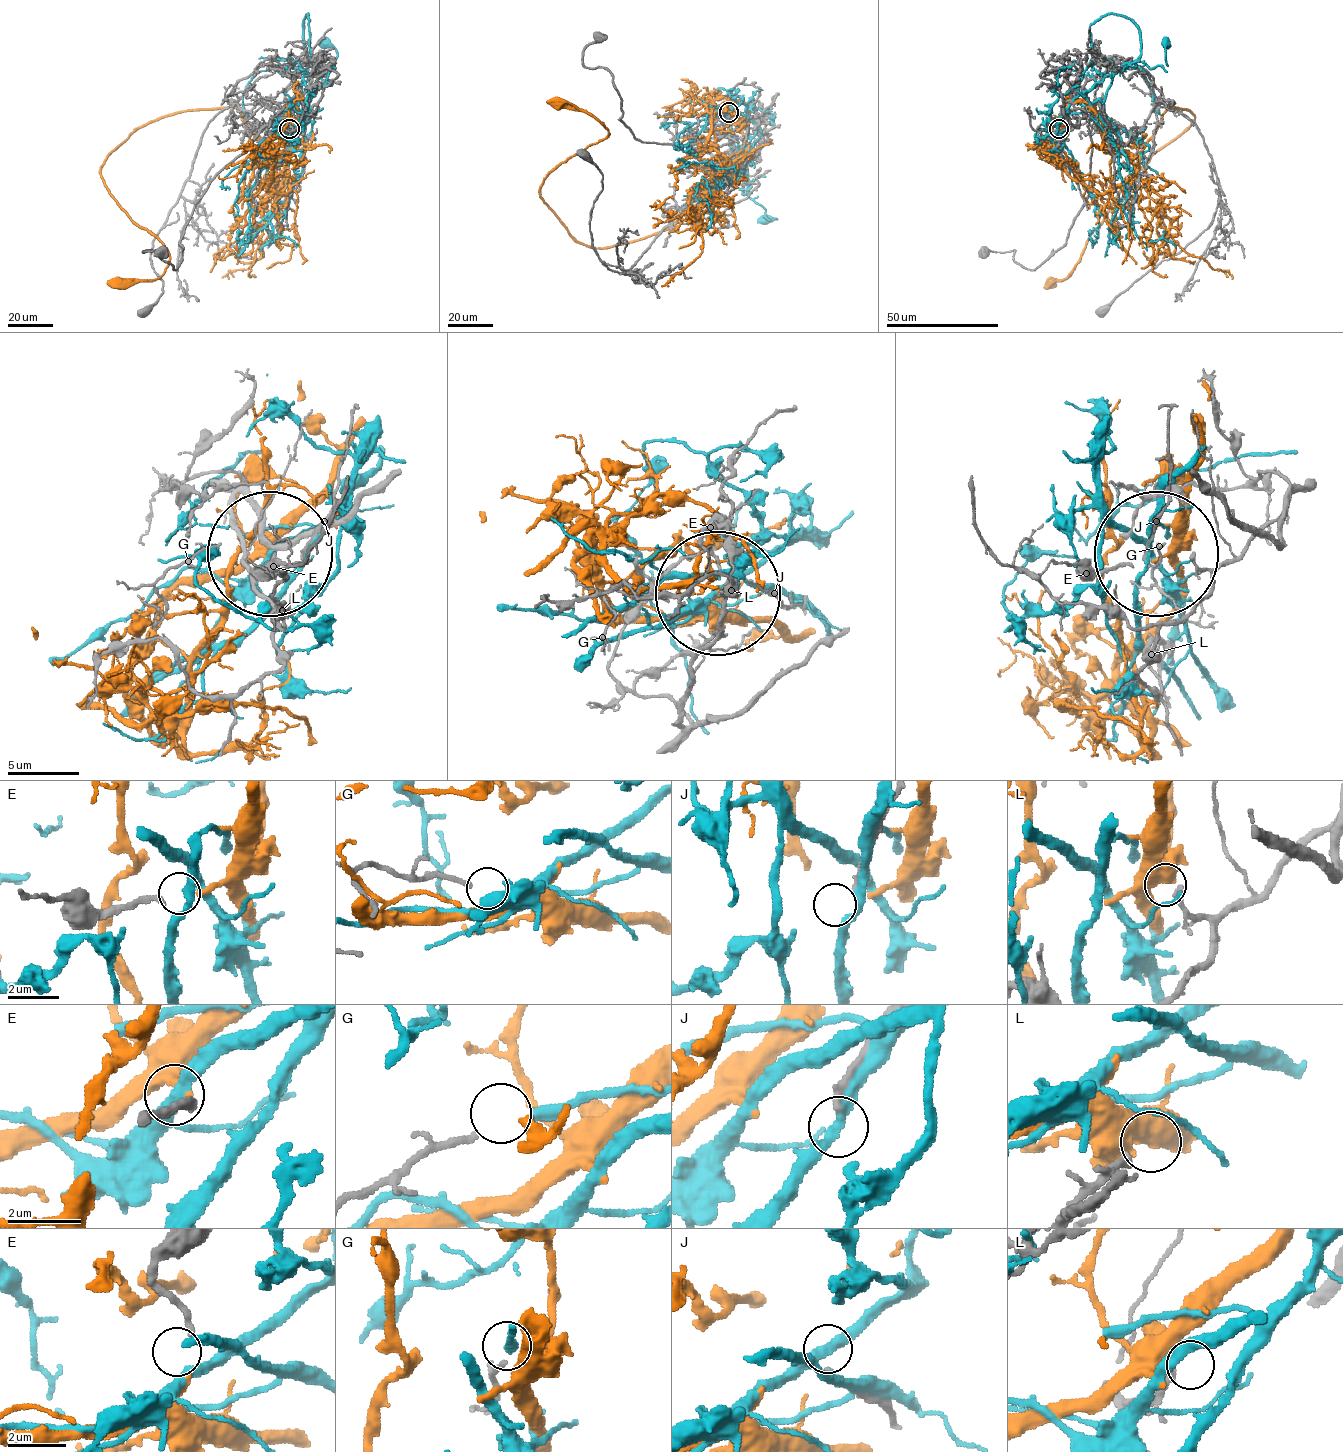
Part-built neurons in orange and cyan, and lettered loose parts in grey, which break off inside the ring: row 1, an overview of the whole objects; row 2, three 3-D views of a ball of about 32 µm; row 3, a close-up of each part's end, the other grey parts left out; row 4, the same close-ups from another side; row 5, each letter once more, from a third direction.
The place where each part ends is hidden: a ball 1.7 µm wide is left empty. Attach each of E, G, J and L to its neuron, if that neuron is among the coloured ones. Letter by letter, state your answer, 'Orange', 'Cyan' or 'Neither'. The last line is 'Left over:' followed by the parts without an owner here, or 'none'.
E: Orange
G: Cyan
J: Neither
L: Neither
Left over: J, L

